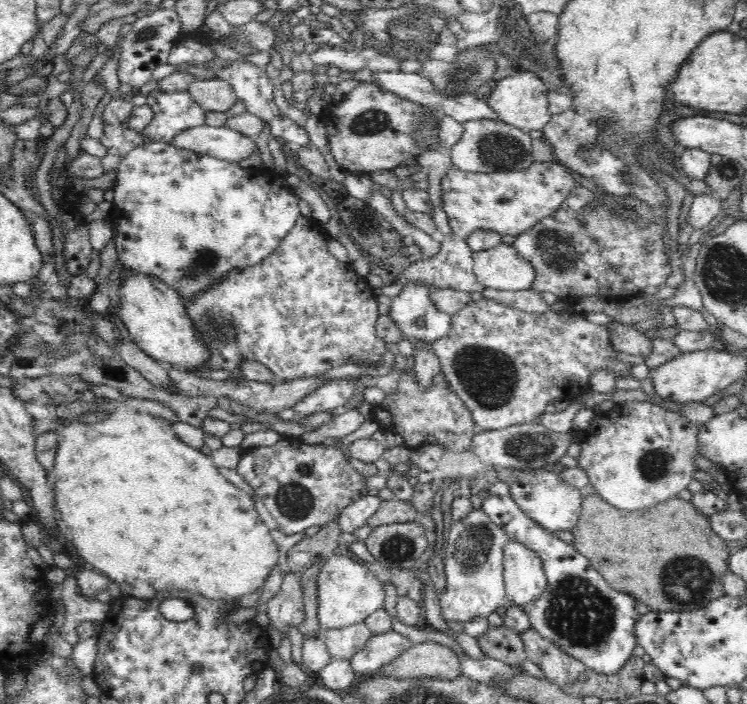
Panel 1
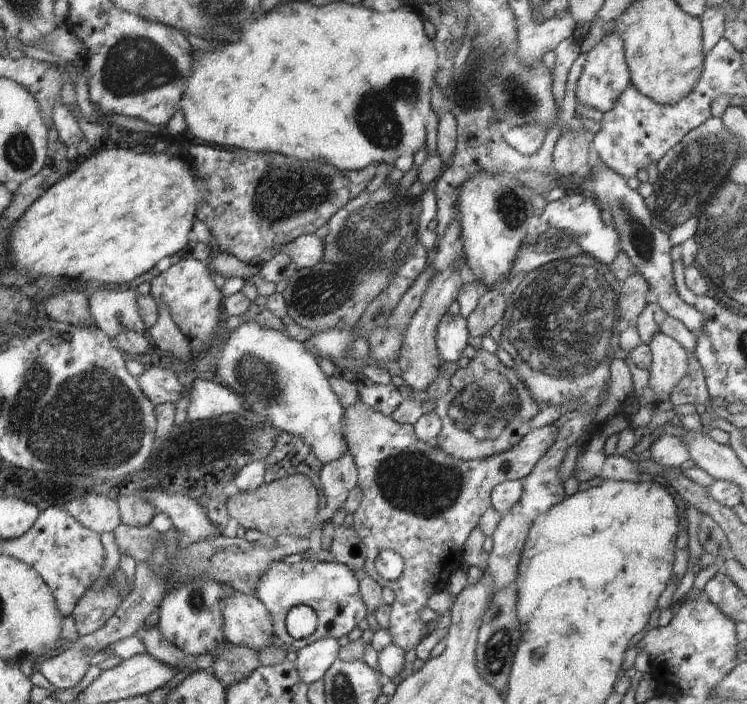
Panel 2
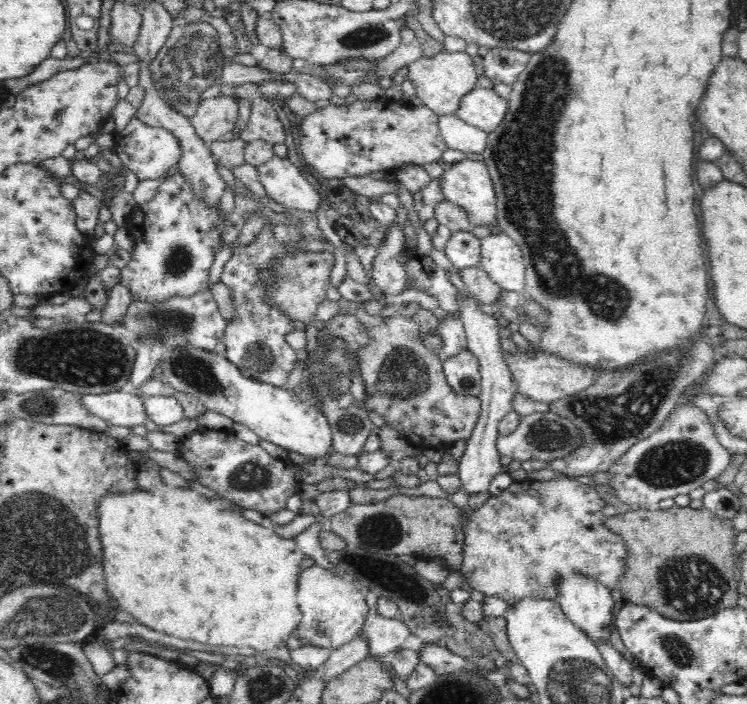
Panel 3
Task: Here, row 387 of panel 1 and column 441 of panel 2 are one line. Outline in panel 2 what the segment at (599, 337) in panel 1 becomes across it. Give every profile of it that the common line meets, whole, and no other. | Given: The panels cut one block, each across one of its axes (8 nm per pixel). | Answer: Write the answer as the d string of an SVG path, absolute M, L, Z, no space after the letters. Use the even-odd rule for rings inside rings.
M358 400L356 404L344 408L342 434L344 434L348 452L354 458L357 468L357 486L362 490L362 501L352 514L352 528L367 548L364 570L381 587L386 586L394 592L395 600L391 604L389 633L392 643L408 652L408 650L414 650L428 635L428 623L431 621L423 622L420 612L422 612L422 608L426 608L428 598L434 592L444 591L450 575L462 566L464 543L478 525L480 516L491 507L491 494L494 487L504 481L521 481L528 476L540 458L548 452L548 448L554 444L556 428L554 428L554 424L548 424L542 428L531 429L510 450L490 458L466 462L446 454L437 446L428 446L428 444L420 442L416 438L413 425L398 424L392 420L391 416L384 416L382 412L372 410L370 406ZM384 550L394 550L404 560L404 570L398 580L387 581L376 572L374 560Z

